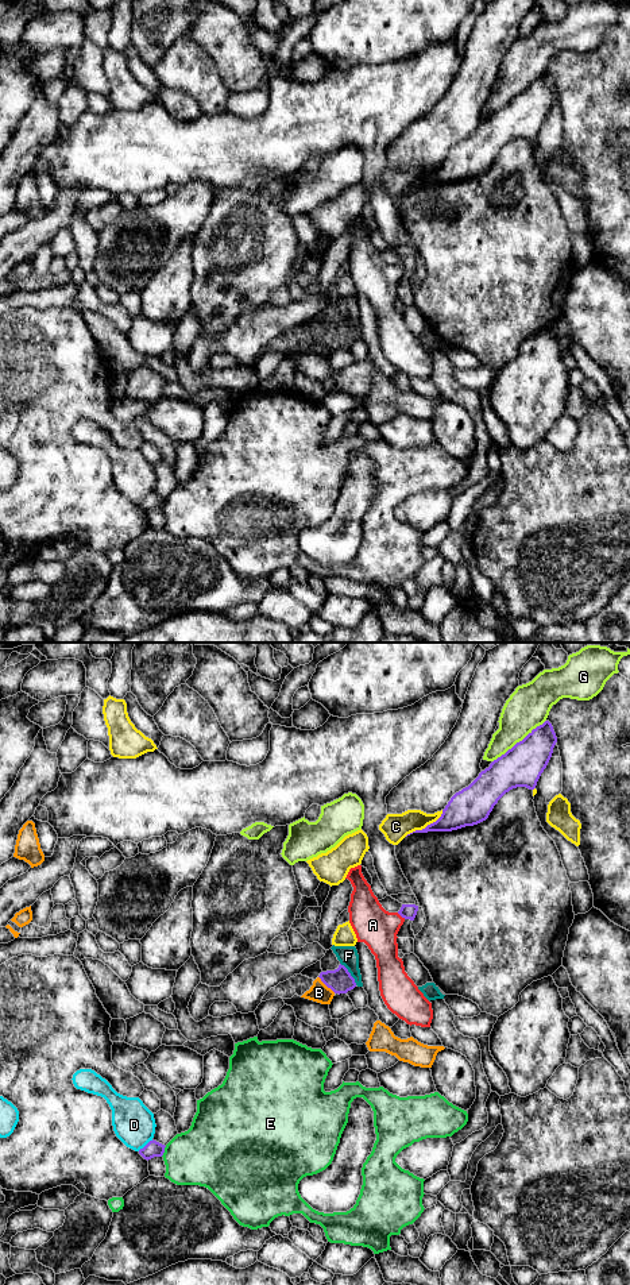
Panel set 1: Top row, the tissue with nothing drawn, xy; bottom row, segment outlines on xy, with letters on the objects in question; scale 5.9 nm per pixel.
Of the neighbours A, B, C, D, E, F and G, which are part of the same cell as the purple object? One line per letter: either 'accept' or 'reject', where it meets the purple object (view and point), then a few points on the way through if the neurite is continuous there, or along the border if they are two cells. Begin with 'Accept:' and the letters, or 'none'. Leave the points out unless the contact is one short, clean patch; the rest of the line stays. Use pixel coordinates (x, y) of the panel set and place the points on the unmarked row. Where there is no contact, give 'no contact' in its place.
Accept: none
A: reject | xy (401, 267)
B: reject | xy (327, 338) | along xy (319, 328), (335, 344)
C: reject | xy (426, 178)
D: reject | xy (146, 497)
E: reject | xy (163, 504) | along xy (166, 498), (161, 508)
F: reject | xy (350, 325) | along xy (340, 315), (356, 336)
G: reject | xy (520, 93)

